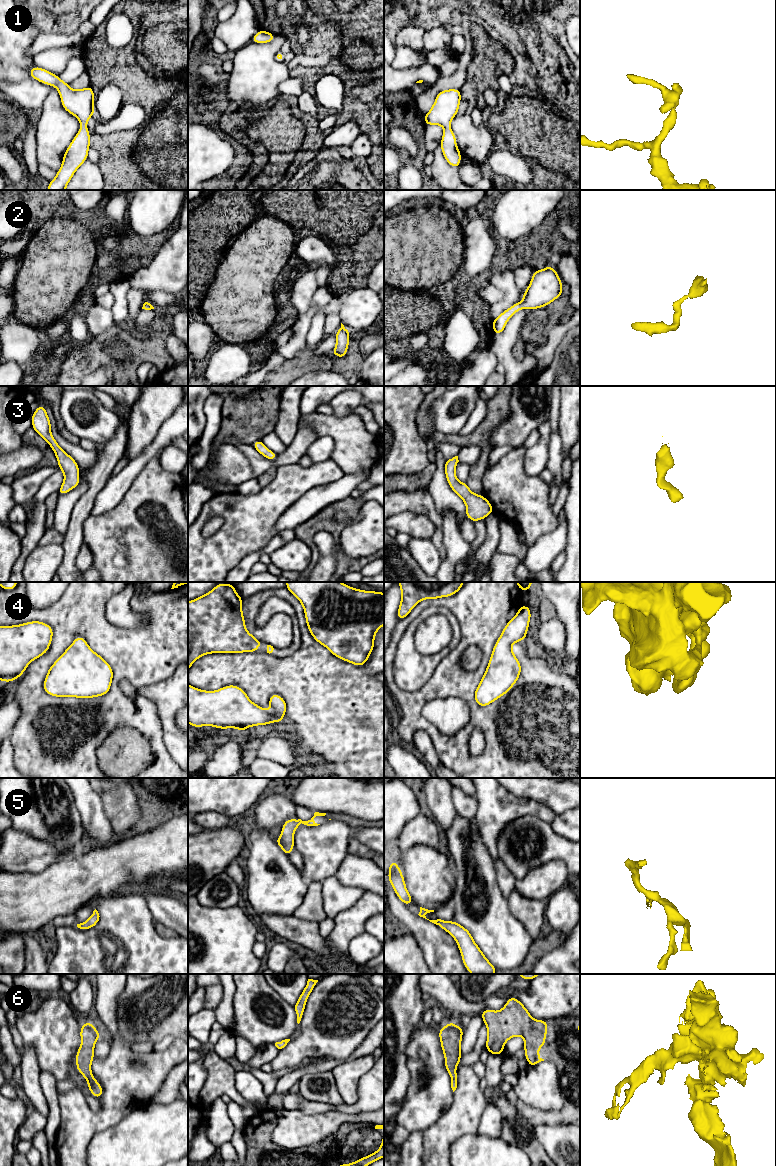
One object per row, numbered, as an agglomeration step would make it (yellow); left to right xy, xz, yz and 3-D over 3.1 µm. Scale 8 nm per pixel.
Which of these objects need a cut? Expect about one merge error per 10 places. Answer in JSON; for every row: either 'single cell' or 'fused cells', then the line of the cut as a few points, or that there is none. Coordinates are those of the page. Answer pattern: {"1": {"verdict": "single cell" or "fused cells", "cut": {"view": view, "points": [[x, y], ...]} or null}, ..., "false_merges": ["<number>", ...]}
{"1": {"verdict": "single cell", "cut": null}, "2": {"verdict": "single cell", "cut": null}, "3": {"verdict": "single cell", "cut": null}, "4": {"verdict": "single cell", "cut": null}, "5": {"verdict": "single cell", "cut": null}, "6": {"verdict": "single cell", "cut": null}, "false_merges": []}

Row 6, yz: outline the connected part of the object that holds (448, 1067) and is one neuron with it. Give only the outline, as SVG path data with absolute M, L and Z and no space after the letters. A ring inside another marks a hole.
M453 1022L439 1029L439 1038L443 1054L445 1056L445 1067L451 1077L451 1088L453 1092L457 1088L457 1065L461 1060L461 1041L463 1037L463 1027L459 1027Z

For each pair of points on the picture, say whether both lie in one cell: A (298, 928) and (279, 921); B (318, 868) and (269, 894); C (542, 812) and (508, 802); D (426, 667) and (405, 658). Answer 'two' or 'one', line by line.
A: one
B: two
C: one
D: one

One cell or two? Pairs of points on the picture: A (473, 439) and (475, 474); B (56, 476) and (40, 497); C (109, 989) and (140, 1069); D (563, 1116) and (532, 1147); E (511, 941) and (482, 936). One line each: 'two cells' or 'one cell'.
A: one cell
B: one cell
C: one cell
D: two cells
E: one cell

